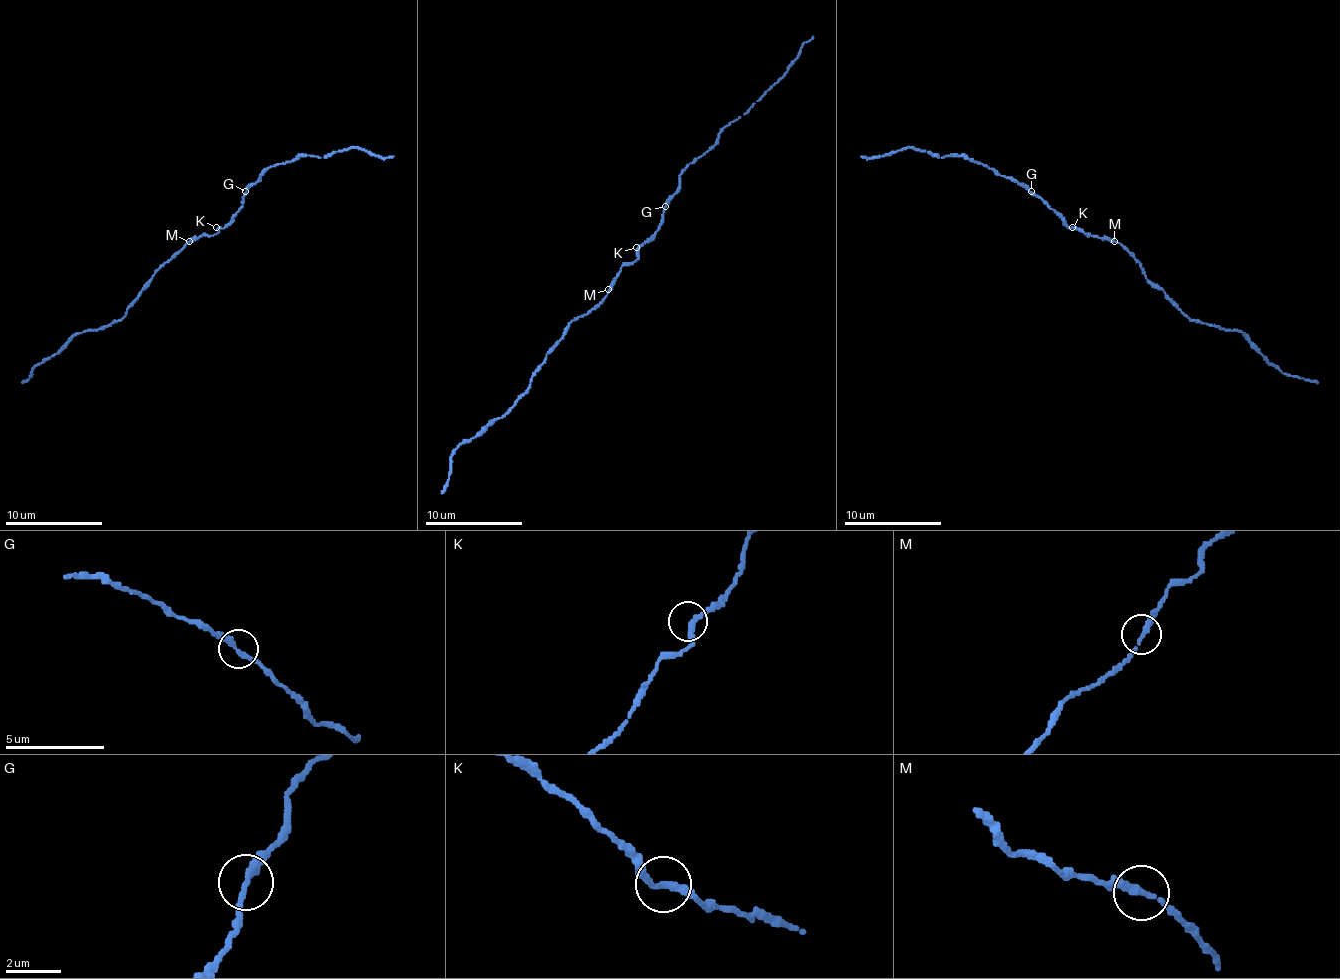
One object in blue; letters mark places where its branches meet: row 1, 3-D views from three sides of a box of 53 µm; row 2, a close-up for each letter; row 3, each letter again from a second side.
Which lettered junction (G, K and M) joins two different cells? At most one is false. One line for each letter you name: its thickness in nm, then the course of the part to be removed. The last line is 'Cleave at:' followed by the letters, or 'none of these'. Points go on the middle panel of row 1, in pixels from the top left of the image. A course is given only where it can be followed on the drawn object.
Cleave at: none of these

